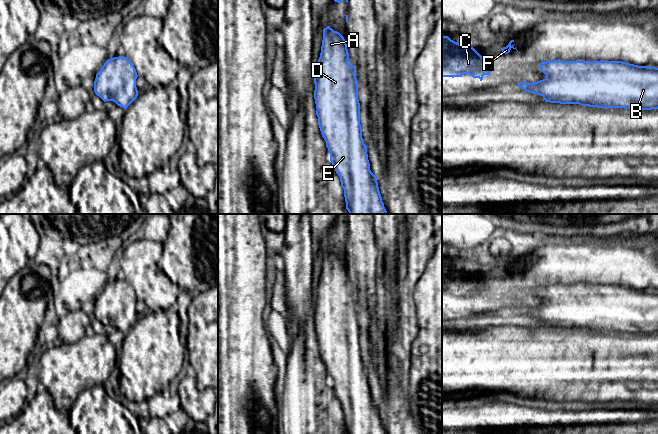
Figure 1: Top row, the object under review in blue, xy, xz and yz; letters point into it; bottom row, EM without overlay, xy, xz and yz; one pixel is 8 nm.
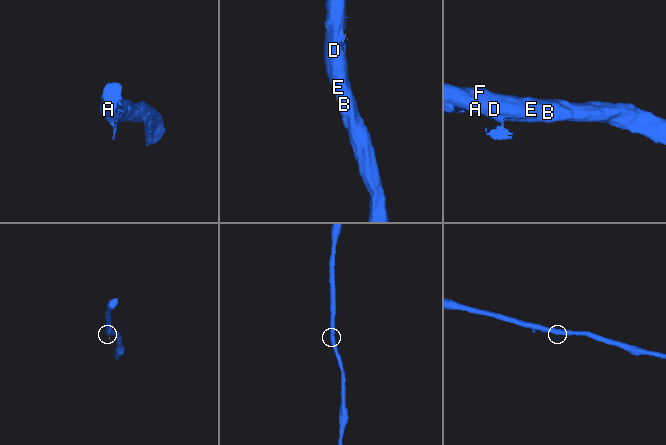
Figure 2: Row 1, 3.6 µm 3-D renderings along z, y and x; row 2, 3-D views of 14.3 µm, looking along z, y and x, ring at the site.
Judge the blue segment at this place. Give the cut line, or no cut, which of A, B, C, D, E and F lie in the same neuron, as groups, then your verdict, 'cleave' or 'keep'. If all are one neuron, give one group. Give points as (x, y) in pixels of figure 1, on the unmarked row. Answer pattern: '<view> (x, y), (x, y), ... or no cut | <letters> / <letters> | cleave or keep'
no cut | A B C D E F | keep

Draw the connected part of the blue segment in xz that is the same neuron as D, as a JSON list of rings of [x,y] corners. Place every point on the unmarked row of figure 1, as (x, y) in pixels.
[[[330,250],[323,253],[321,277],[314,301],[318,349],[330,376],[330,385],[340,401],[347,434],[386,434],[377,401],[370,394],[367,370],[362,362],[356,290],[348,286],[344,261]]]

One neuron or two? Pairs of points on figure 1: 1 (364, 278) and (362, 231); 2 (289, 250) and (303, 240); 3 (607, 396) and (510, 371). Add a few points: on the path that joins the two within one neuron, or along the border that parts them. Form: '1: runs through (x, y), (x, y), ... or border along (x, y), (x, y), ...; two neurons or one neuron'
1: runs through (364, 266), (362, 243); one neuron
2: runs through (292, 250), (300, 243); one neuron
3: border along (535, 384), (583, 384); two neurons

